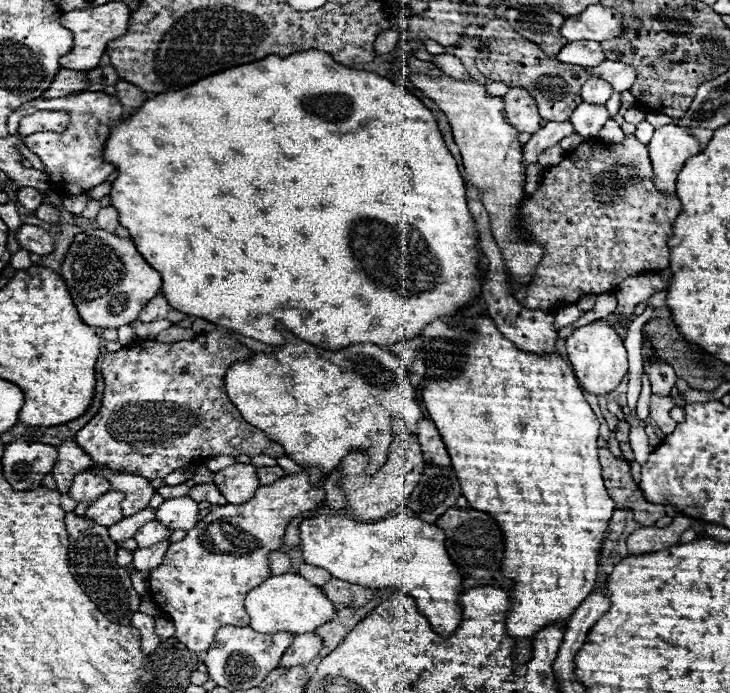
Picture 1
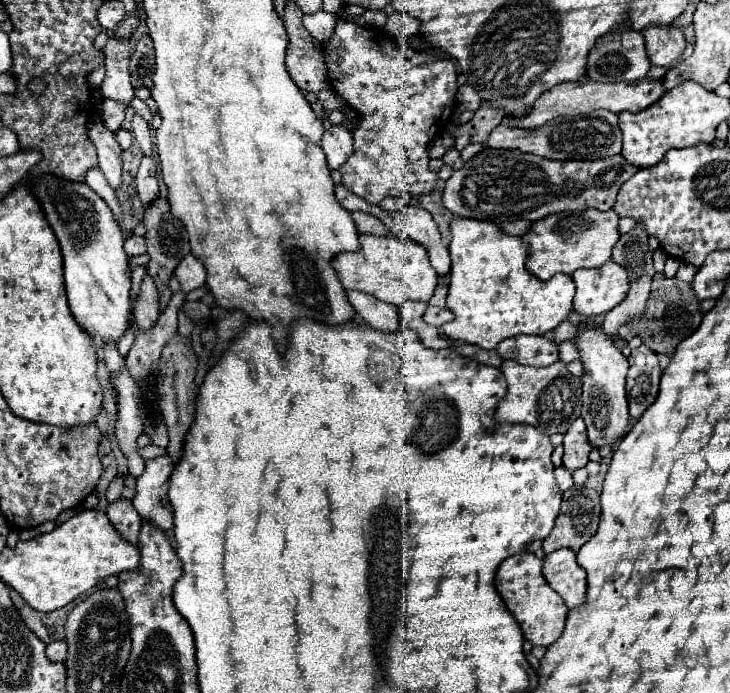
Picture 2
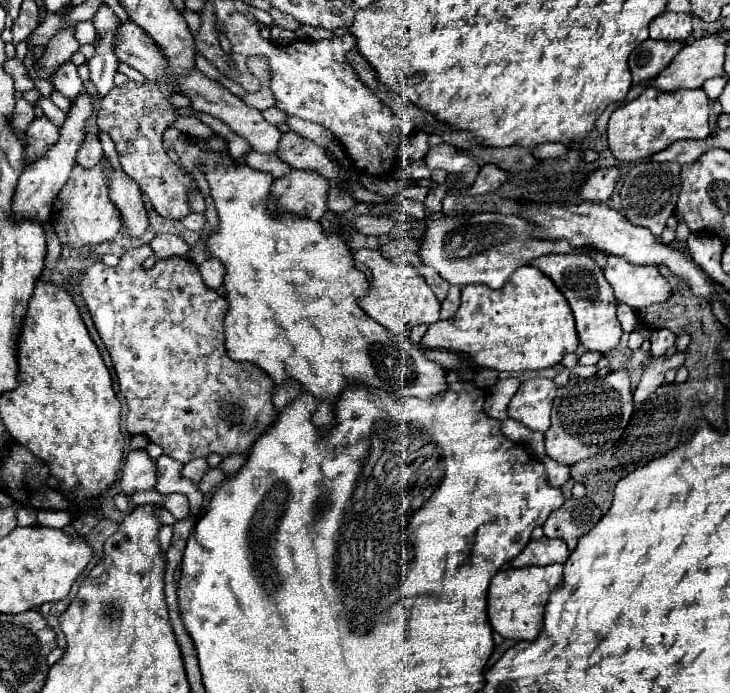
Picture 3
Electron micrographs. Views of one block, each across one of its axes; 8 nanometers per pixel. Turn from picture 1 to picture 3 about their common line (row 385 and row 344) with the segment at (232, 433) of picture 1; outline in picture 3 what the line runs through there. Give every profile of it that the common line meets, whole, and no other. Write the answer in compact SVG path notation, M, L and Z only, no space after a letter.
M148 244L128 250L114 268L104 262L92 264L80 282L82 298L110 352L120 392L128 406L126 430L130 434L146 434L150 442L164 450L164 456L182 464L204 458L210 452L220 456L246 456L250 444L254 444L276 418L276 408L272 408L270 400L274 380L256 364L236 362L226 354L222 324L228 302L202 282L198 266L186 258L172 256L158 258L150 270L144 270L142 262L152 256L154 250Z

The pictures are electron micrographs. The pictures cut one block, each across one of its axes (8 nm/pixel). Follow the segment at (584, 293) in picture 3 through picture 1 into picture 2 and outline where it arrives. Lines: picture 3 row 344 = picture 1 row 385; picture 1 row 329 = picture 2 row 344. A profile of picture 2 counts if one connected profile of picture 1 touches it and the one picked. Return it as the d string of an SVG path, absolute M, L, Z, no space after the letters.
M600 328L598 330L584 330L576 338L580 360L584 364L582 376L582 418L588 428L588 440L592 448L600 450L604 446L616 446L622 436L628 432L630 414L628 414L628 400L624 392L624 378L628 372L628 360L618 350L616 342L606 336Z

